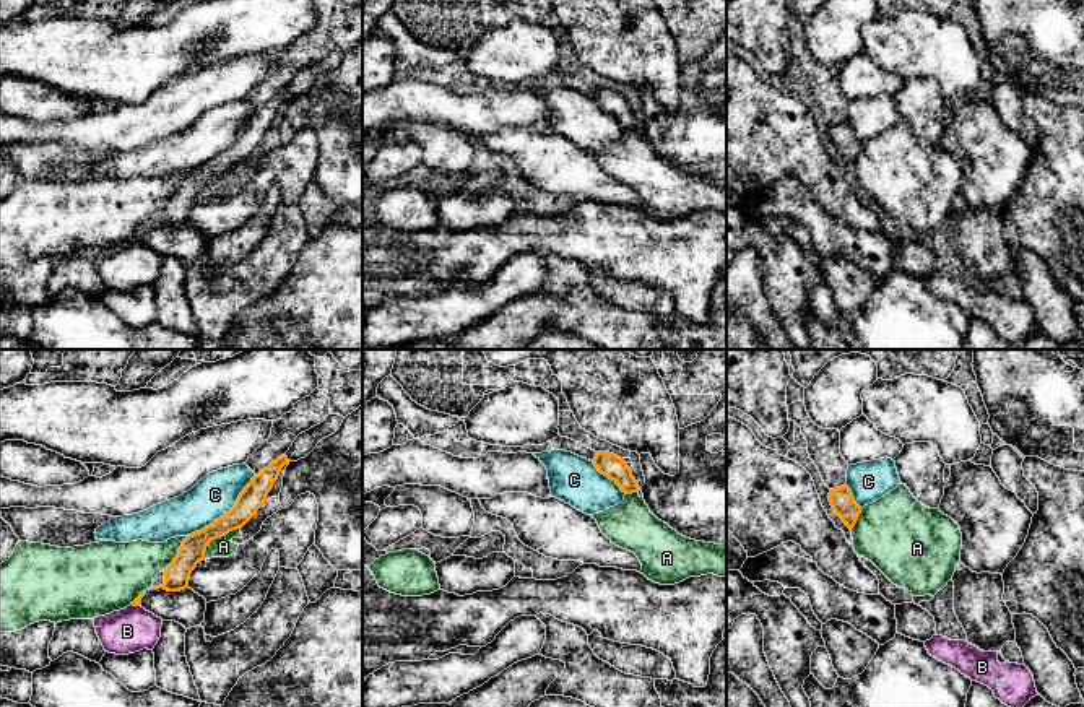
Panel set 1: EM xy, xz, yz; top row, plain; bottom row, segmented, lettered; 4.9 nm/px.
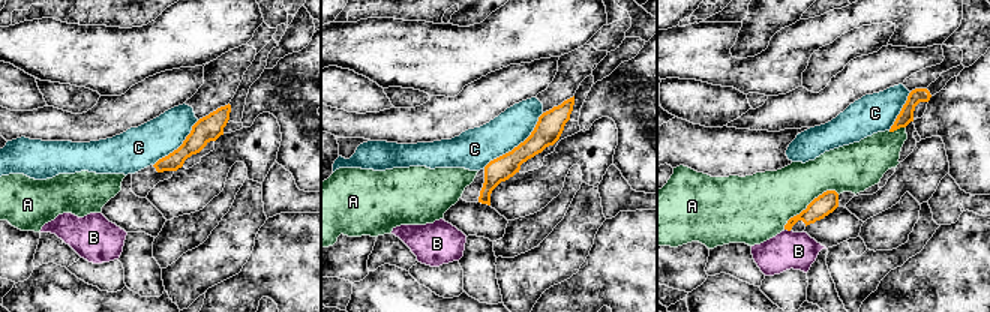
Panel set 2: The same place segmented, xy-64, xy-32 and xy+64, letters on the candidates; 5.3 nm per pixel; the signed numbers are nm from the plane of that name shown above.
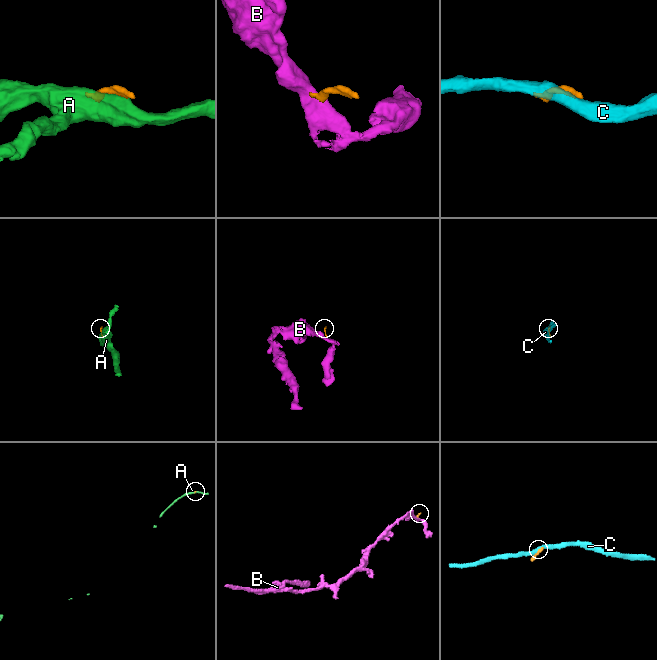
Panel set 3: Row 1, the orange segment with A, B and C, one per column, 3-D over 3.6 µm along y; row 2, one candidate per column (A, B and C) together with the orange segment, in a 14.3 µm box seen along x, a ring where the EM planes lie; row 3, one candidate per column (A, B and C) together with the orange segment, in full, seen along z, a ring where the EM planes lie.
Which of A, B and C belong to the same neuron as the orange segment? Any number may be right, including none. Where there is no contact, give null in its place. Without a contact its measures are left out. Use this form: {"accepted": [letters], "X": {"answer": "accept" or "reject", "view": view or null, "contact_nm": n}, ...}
{"accepted": [], "A": {"answer": "reject", "view": "xy", "contact_nm": 240}, "B": {"answer": "reject", "view": "xy", "contact_nm": 50}, "C": {"answer": "reject", "view": "xy", "contact_nm": 460}}

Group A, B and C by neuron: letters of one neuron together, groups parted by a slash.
A / B / C

